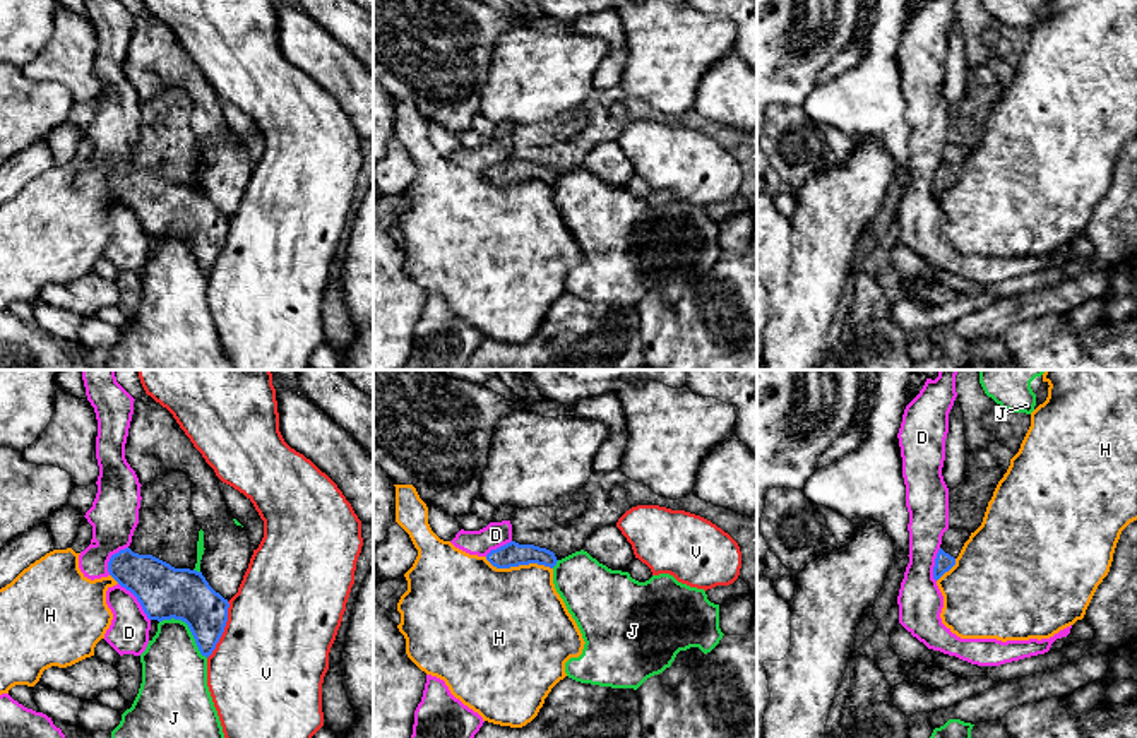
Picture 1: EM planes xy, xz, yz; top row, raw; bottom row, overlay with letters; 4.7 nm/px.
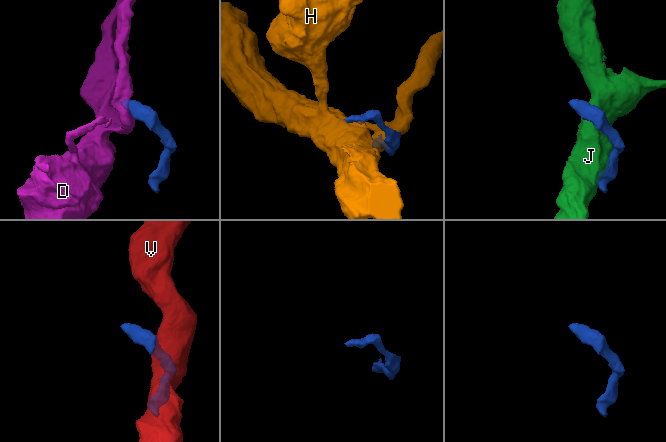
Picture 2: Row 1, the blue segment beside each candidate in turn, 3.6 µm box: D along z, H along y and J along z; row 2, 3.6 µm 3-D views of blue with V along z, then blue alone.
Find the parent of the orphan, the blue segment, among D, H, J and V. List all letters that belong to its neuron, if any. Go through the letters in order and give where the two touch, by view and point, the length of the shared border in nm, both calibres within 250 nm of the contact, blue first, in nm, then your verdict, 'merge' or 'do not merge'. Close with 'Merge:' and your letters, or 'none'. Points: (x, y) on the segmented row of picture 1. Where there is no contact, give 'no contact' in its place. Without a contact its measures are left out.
D: contact xy (137, 600); length 240 nm; calibres 260 and 190 nm; do not merge
H: contact xz (519, 564); length 320 nm; calibres 120 and 460 nm; do not merge
J: contact xy (189, 627); length 280 nm; calibres 260 and 300 nm; do not merge
V: contact xy (223, 630); length 280 nm; calibres 240 and 500 nm; do not merge
Merge: none

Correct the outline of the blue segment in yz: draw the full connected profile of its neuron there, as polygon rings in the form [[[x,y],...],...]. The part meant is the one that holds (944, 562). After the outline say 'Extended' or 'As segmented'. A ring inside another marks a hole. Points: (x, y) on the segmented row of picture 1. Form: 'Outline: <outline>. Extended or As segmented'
Outline: [[[949,527],[942,536],[942,545],[935,558],[933,579],[938,580],[945,572],[955,565],[964,543],[969,539],[971,533],[964,529]]]. Extended

